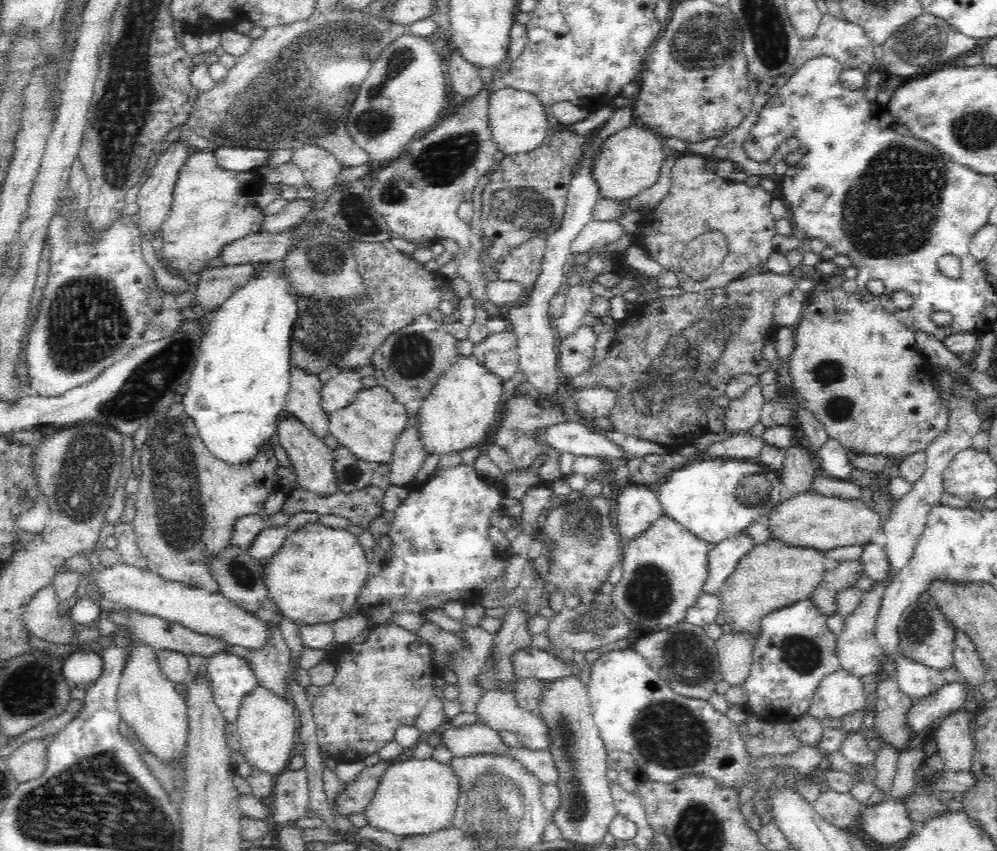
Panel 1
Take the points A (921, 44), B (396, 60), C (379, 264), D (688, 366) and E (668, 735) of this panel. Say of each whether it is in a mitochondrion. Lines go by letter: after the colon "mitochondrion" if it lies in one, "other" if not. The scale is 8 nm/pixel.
A: mitochondrion
B: mitochondrion
C: other
D: mitochondrion
E: mitochondrion

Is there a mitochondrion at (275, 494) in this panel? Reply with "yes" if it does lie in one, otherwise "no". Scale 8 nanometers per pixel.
no

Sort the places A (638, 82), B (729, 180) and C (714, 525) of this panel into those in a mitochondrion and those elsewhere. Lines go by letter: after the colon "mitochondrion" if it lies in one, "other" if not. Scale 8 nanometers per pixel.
A: other
B: other
C: other

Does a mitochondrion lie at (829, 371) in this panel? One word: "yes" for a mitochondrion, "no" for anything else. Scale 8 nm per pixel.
yes

